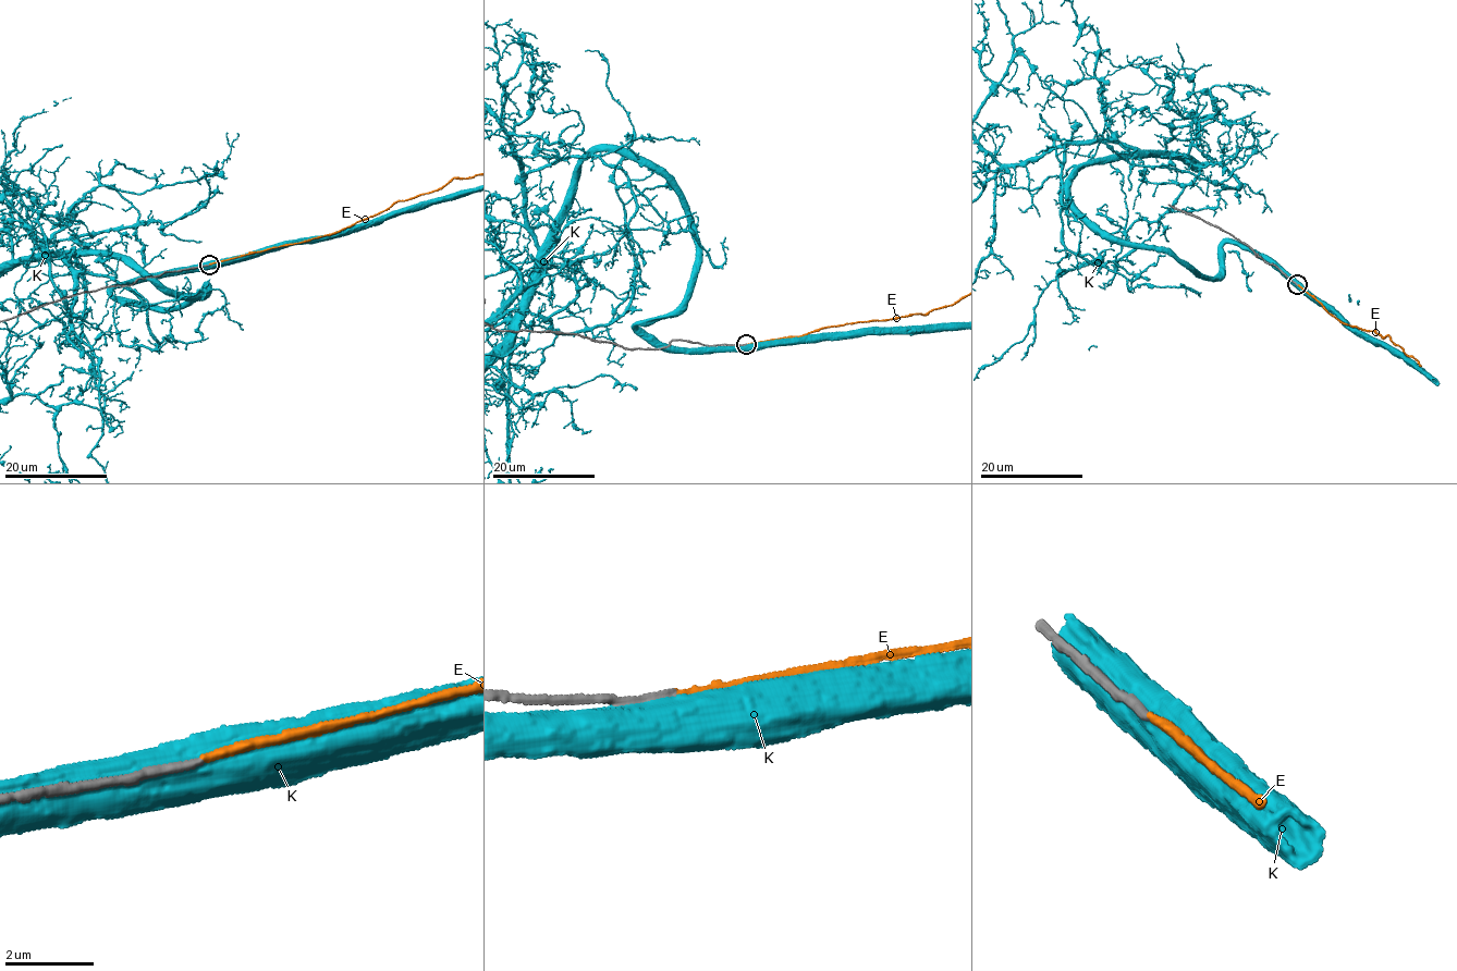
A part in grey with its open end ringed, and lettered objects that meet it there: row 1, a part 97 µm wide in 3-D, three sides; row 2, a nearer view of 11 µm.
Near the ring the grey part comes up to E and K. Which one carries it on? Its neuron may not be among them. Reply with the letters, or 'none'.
E

